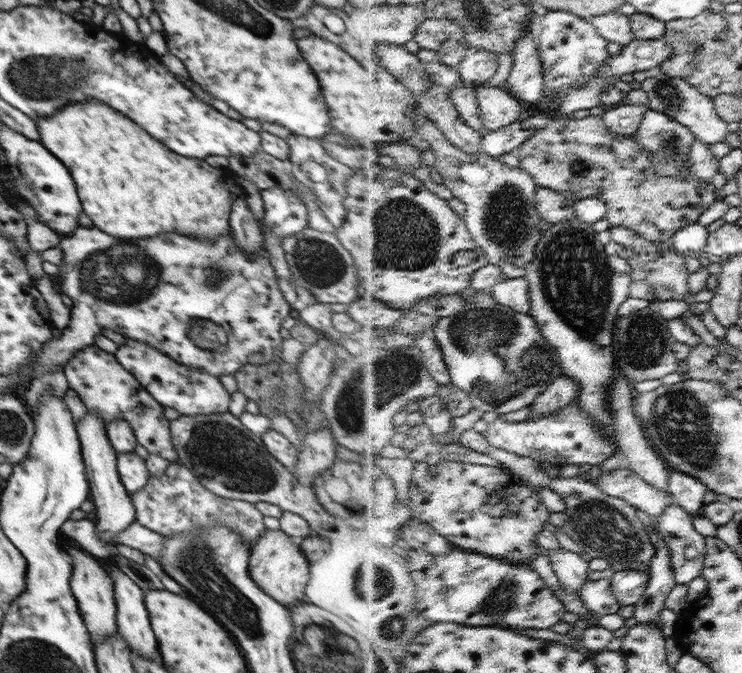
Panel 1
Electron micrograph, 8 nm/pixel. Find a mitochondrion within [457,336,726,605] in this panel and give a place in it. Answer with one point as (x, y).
(683, 424)

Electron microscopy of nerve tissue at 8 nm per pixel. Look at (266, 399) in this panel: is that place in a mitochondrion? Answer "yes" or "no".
no

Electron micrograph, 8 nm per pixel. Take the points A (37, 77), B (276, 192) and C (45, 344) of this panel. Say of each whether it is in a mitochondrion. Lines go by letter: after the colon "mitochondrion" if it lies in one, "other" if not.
A: mitochondrion
B: other
C: other

